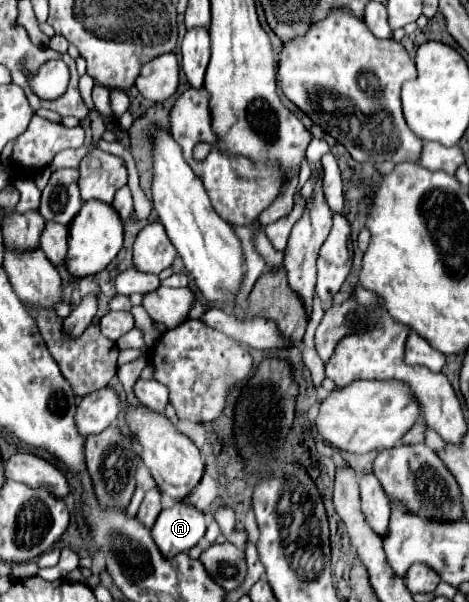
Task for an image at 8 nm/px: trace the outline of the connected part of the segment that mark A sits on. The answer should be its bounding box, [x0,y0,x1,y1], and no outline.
[152,501,204,559]

